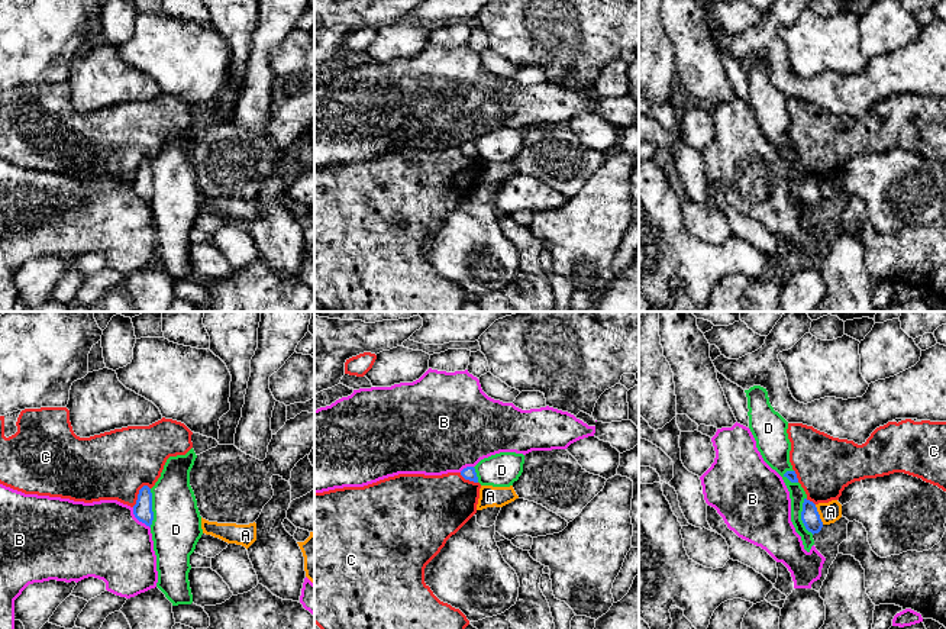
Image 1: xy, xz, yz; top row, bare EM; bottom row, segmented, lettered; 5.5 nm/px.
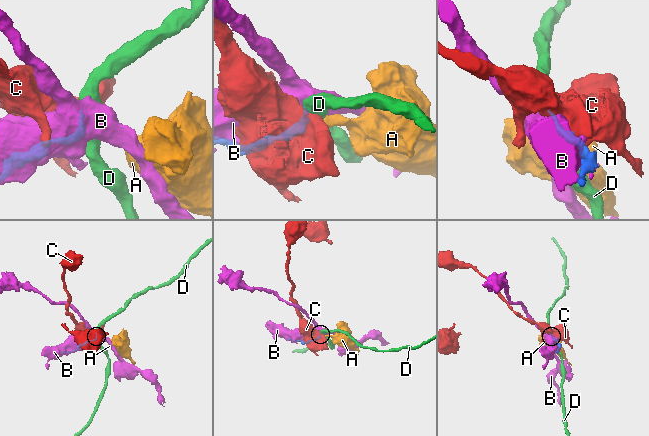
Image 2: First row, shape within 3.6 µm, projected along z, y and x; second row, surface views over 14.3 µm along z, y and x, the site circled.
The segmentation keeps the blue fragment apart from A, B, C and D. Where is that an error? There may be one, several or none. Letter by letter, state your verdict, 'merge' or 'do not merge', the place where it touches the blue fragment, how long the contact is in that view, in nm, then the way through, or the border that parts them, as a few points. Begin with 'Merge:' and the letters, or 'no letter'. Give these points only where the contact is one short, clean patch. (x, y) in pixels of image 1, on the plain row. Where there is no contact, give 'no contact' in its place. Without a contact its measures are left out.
Merge: no letter
A: do not merge; contact yz (819, 190); length 120 nm; border yz (814, 180), (823, 199)
B: do not merge; contact xy (138, 194); length 160 nm
C: do not merge; contact xy (138, 170); length 150 nm
D: do not merge; contact yz (801, 192); length 220 nm; border yz (804, 173), (801, 194), (803, 200), (813, 209)

